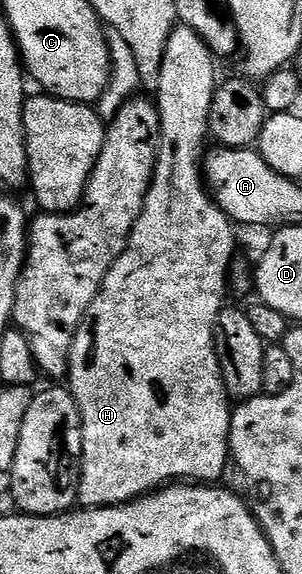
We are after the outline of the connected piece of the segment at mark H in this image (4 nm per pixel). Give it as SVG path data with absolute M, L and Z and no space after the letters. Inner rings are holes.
M177 25L173 30L170 40L166 46L166 56L162 62L162 72L160 73L160 79L158 80L158 88L154 91L154 101L157 107L160 109L160 149L156 152L156 167L154 168L154 176L152 177L152 183L148 189L148 195L144 197L144 210L138 216L138 220L134 224L134 228L130 232L128 237L128 243L126 248L122 252L122 256L118 256L118 260L110 268L110 272L106 276L106 280L102 284L102 288L98 292L96 299L90 304L90 308L84 314L84 318L80 321L80 325L76 328L76 335L72 341L72 350L68 353L68 373L66 375L67 385L72 391L72 396L75 398L78 408L80 409L80 419L82 420L82 452L84 455L80 458L80 469L82 471L80 476L80 489L78 491L78 502L81 507L84 508L99 508L101 506L123 506L125 502L133 502L135 498L142 498L146 494L153 493L169 484L176 484L183 480L188 484L216 484L219 483L220 477L223 475L223 468L226 466L226 462L230 459L230 447L228 445L228 433L232 427L232 412L233 407L230 405L230 399L228 397L228 390L224 387L224 377L220 371L220 357L216 354L216 321L220 315L220 311L225 309L226 302L224 302L224 293L228 290L228 282L230 286L230 274L228 278L228 269L232 266L232 253L236 250L236 234L234 229L234 223L227 214L224 213L221 206L217 206L205 181L204 181L204 159L206 157L206 149L204 150L204 141L209 141L209 127L208 121L210 120L211 105L214 102L215 92L217 90L218 78L216 78L216 65L218 65L218 59L213 54L212 49L205 44L202 40L202 36L198 36L198 32L194 32L194 28L189 26Z

